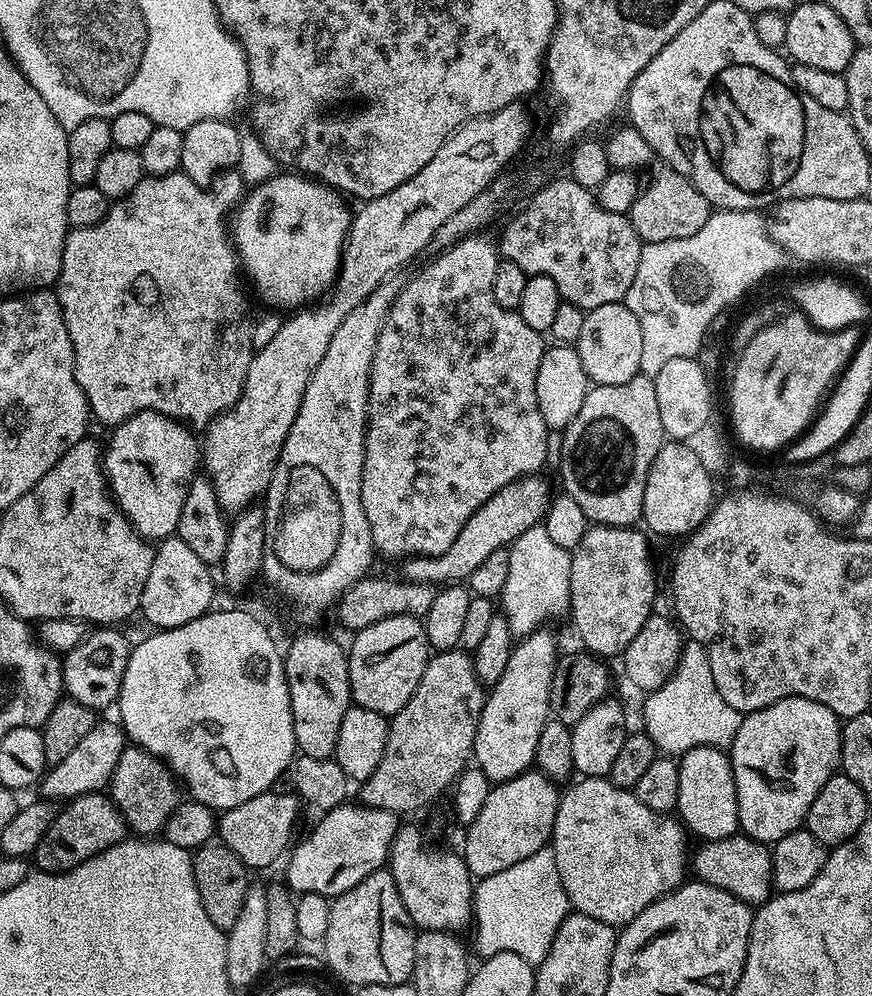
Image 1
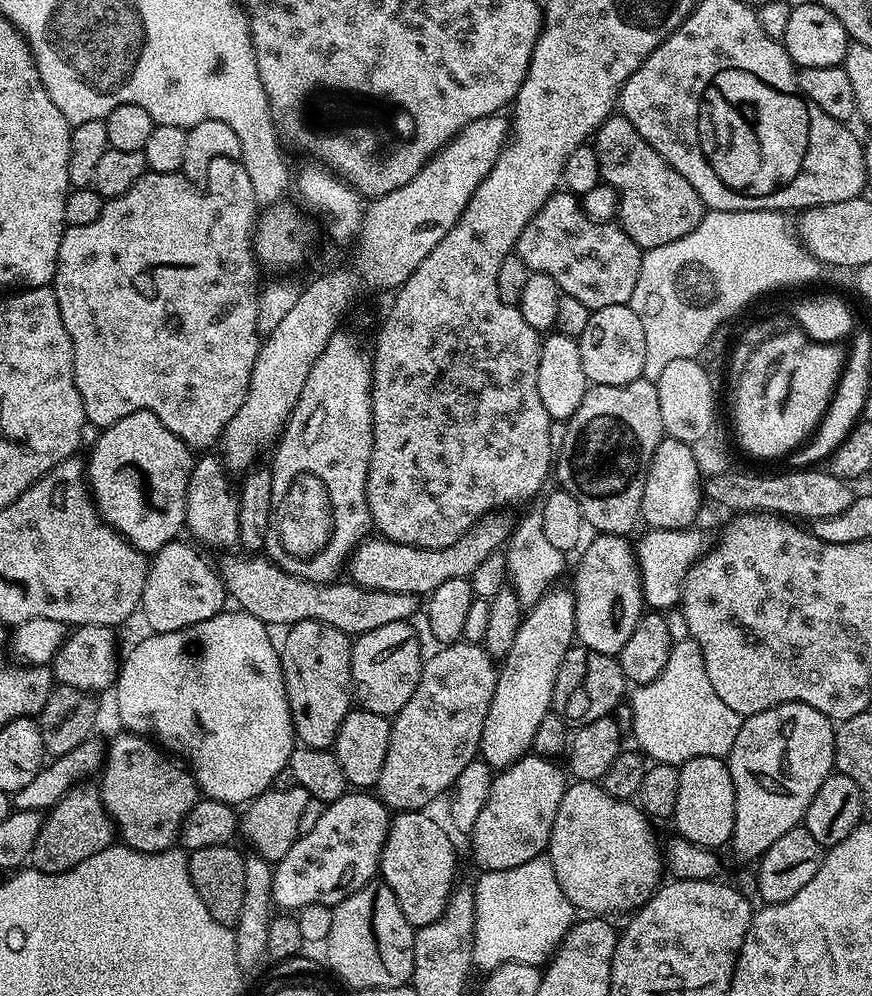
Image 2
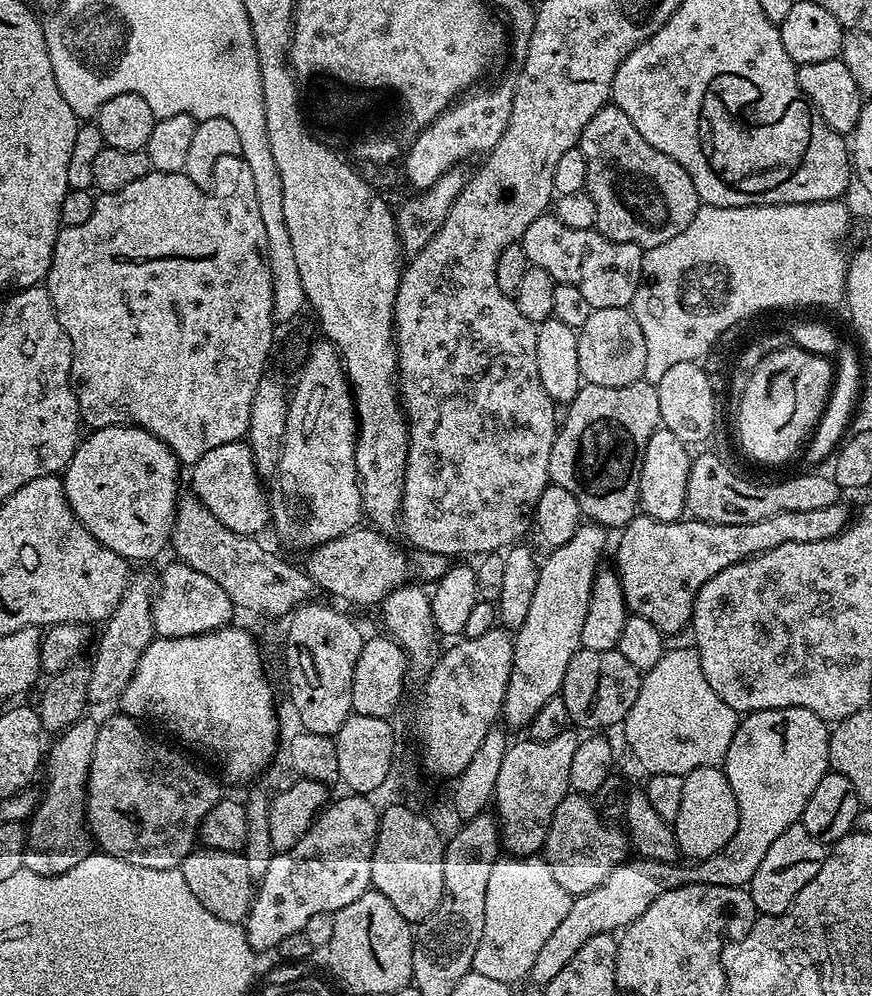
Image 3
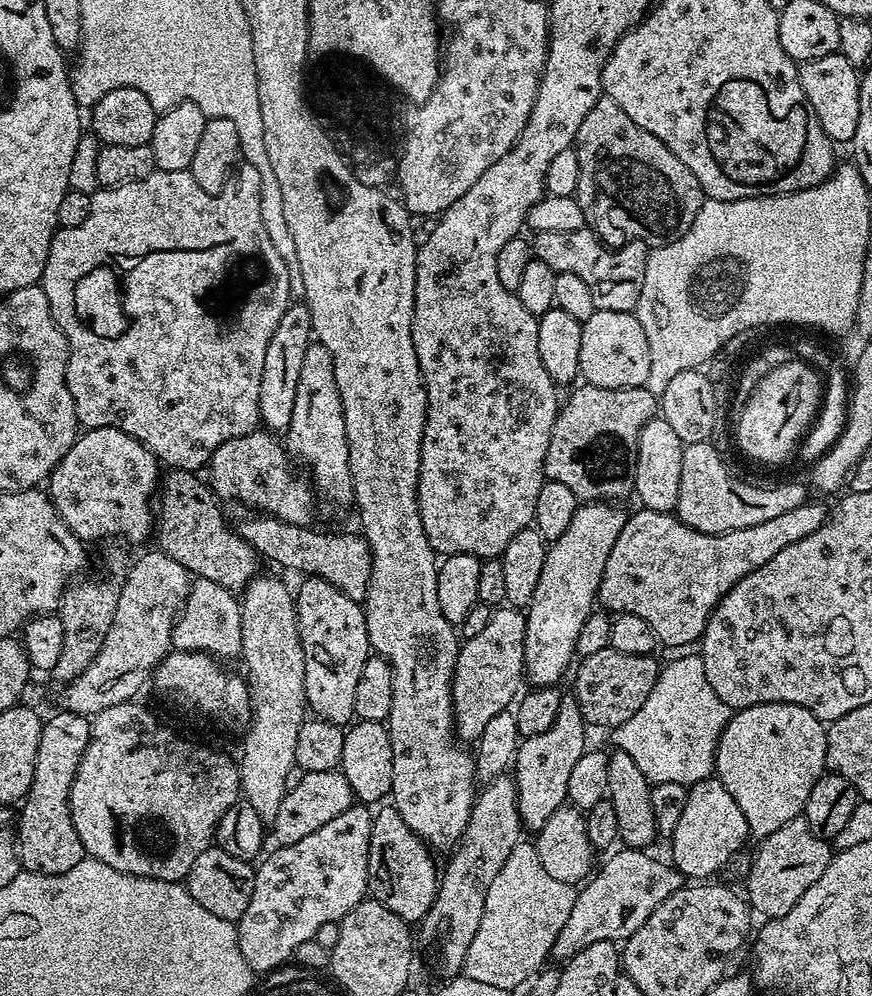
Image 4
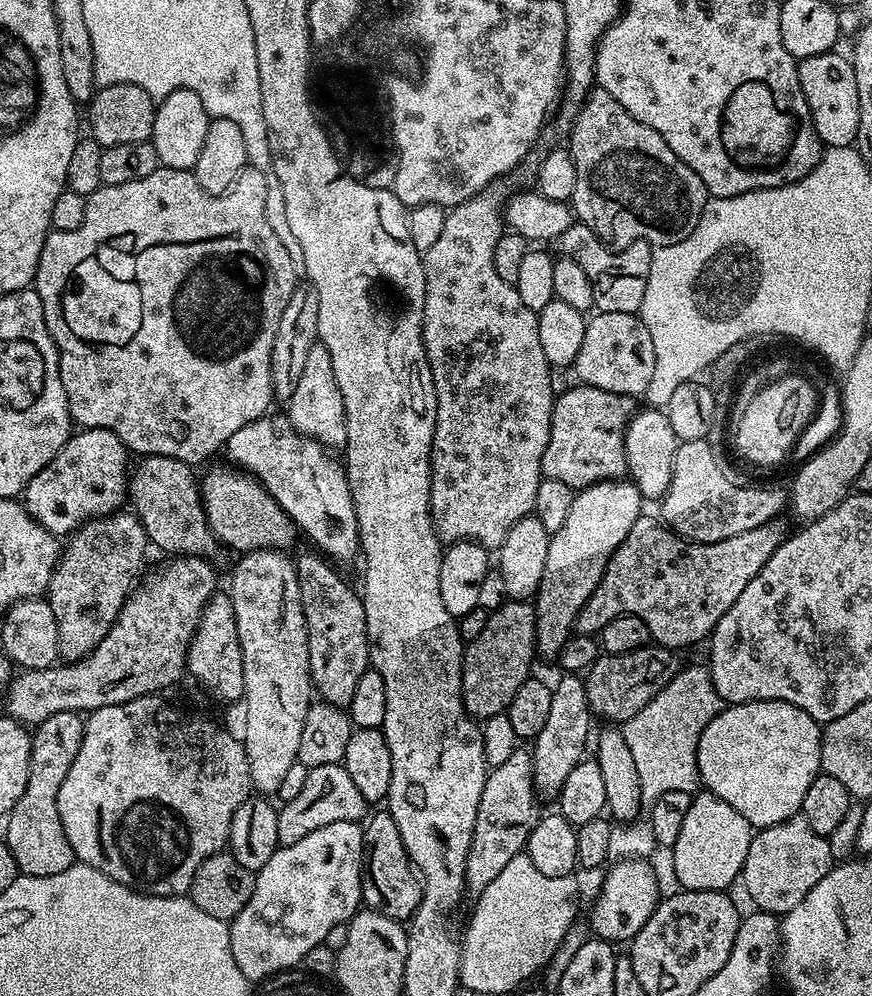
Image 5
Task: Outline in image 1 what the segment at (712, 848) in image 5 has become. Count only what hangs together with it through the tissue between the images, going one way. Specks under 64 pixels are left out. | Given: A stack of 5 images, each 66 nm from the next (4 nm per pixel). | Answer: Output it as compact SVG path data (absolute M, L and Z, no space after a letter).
M698 746L689 752L683 753L678 760L680 773L678 774L678 802L675 811L679 819L686 825L687 831L693 837L701 836L701 841L725 840L727 836L735 836L738 832L738 798L734 786L734 770L727 751L711 748L710 746Z

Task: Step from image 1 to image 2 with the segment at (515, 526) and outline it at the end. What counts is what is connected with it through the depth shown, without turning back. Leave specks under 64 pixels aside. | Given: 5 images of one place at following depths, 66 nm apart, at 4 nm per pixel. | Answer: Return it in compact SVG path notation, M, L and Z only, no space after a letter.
M489 514L449 548L419 548L409 544L395 544L383 538L365 538L356 545L346 561L351 583L359 588L387 592L414 592L427 594L450 578L471 578L474 569L486 559L486 554L497 551L508 540L510 522L504 514Z

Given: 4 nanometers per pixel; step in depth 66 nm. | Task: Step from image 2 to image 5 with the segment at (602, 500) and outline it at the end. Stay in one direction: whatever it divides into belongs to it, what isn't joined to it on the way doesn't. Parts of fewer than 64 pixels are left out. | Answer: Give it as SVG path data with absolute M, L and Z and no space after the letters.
M577 383L555 397L550 422L550 442L542 454L540 470L545 480L566 482L574 490L588 488L603 480L619 480L628 470L626 437L629 423L637 411L633 397L598 390Z

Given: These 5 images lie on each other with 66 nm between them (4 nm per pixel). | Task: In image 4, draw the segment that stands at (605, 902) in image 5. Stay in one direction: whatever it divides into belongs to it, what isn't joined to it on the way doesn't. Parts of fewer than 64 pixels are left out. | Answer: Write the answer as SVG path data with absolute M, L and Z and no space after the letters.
M640 850L623 851L614 853L601 868L599 865L591 879L577 891L574 910L570 910L566 926L562 926L558 938L554 938L553 961L570 961L576 952L581 952L586 946L594 946L594 942L628 940L659 904L681 888L682 877L671 863L664 861L663 864L648 856L652 854Z

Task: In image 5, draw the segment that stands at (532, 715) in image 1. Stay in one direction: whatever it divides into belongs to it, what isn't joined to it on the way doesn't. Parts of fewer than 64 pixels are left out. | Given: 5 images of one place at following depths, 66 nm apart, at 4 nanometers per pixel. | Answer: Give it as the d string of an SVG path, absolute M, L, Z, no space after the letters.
M631 479L603 480L597 484L591 484L588 488L579 489L574 498L574 506L570 506L570 515L566 518L562 530L551 533L548 537L548 549L546 550L546 566L542 569L542 582L540 589L535 594L536 606L536 650L542 657L559 657L564 645L570 639L570 633L575 629L576 619L586 606L590 594L602 582L602 574L618 546L622 546L622 538L630 534L630 526L642 515L642 497L632 484Z

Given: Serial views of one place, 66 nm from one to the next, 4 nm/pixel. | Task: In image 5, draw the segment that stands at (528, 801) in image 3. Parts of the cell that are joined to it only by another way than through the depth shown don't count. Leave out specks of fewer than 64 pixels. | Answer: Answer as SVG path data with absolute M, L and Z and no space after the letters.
M576 674L561 675L557 684L551 685L552 701L550 715L546 718L546 726L534 738L536 745L531 745L532 754L532 781L536 783L537 793L541 797L559 797L560 787L570 778L570 770L578 766L585 759L584 747L589 747L588 731L592 728L594 717L586 698L584 680Z

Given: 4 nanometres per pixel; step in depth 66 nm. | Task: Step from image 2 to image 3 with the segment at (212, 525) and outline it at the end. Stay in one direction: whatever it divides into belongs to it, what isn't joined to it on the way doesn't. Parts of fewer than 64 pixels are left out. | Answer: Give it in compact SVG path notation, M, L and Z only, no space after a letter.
M235 440L226 442L222 446L214 446L214 450L202 454L196 464L191 465L192 488L191 495L199 498L202 506L239 536L255 537L270 524L270 504L260 497L262 477L256 473L252 451L247 443Z

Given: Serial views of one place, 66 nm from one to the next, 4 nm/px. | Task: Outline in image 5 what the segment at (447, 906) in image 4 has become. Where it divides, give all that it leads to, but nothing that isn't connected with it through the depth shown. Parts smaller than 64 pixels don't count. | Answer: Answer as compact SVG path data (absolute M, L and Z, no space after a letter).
M520 746L514 754L510 754L510 758L506 758L506 762L502 762L502 766L489 771L488 781L484 784L482 798L478 802L478 814L474 818L474 834L470 850L466 854L464 886L469 893L479 894L482 890L486 890L486 886L490 886L490 882L494 882L499 872L510 863L510 858L525 851L528 835L542 815L542 809L536 805L536 800L538 801L538 793L536 783L532 781L532 754L527 747Z

